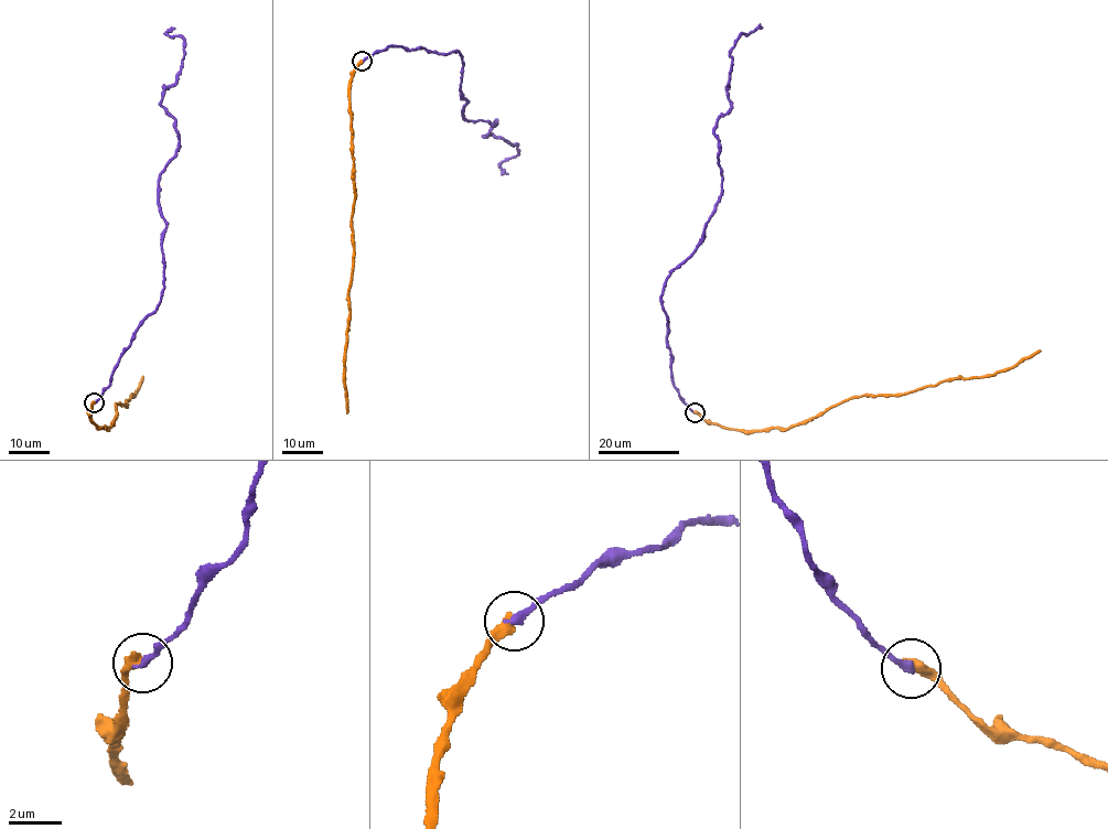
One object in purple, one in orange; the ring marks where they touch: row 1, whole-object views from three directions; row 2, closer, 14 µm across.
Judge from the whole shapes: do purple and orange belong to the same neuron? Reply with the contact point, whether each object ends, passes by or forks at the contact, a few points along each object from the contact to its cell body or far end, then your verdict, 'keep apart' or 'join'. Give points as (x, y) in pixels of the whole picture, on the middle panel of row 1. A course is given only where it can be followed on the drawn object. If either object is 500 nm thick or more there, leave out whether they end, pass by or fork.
(362, 61) | purple ends | orange ends | purple via (362, 61), (390, 45), (459, 52), (463, 118), (497, 120), (484, 136), (517, 144), (499, 165), (507, 173) | orange via (361, 61), (353, 72), (350, 92), (355, 197), (353, 270), (347, 292), (350, 320), (344, 366), (346, 412) | keep apart

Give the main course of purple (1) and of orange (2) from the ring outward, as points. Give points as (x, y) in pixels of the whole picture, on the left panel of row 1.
1: (95, 404), (163, 289), (159, 174), (178, 139), (161, 105), (180, 71), (184, 41), (165, 33), (173, 28)
2: (94, 404), (93, 421), (109, 429), (117, 404), (128, 407), (126, 401), (135, 397), (142, 376)

